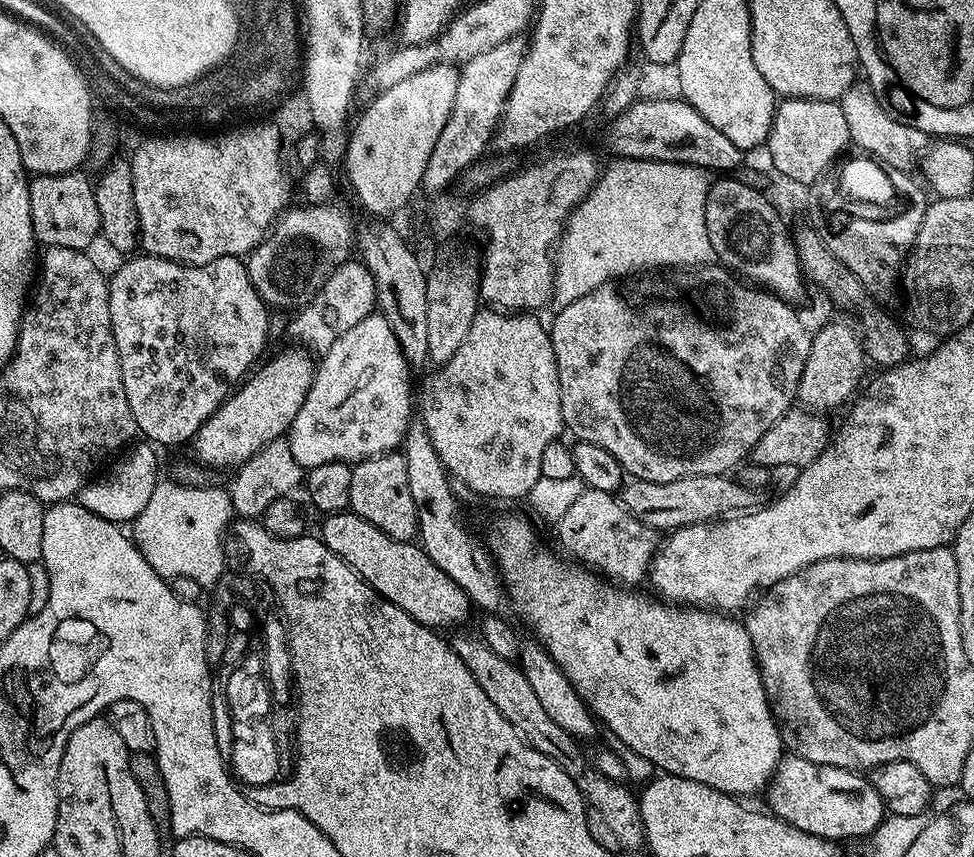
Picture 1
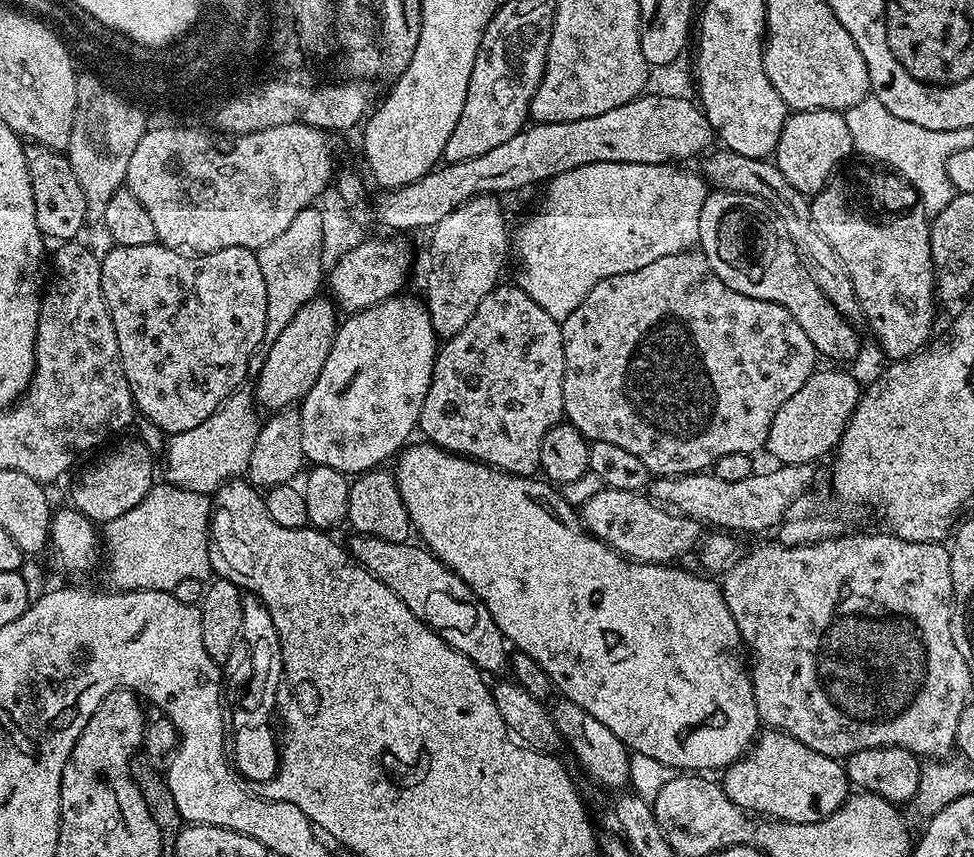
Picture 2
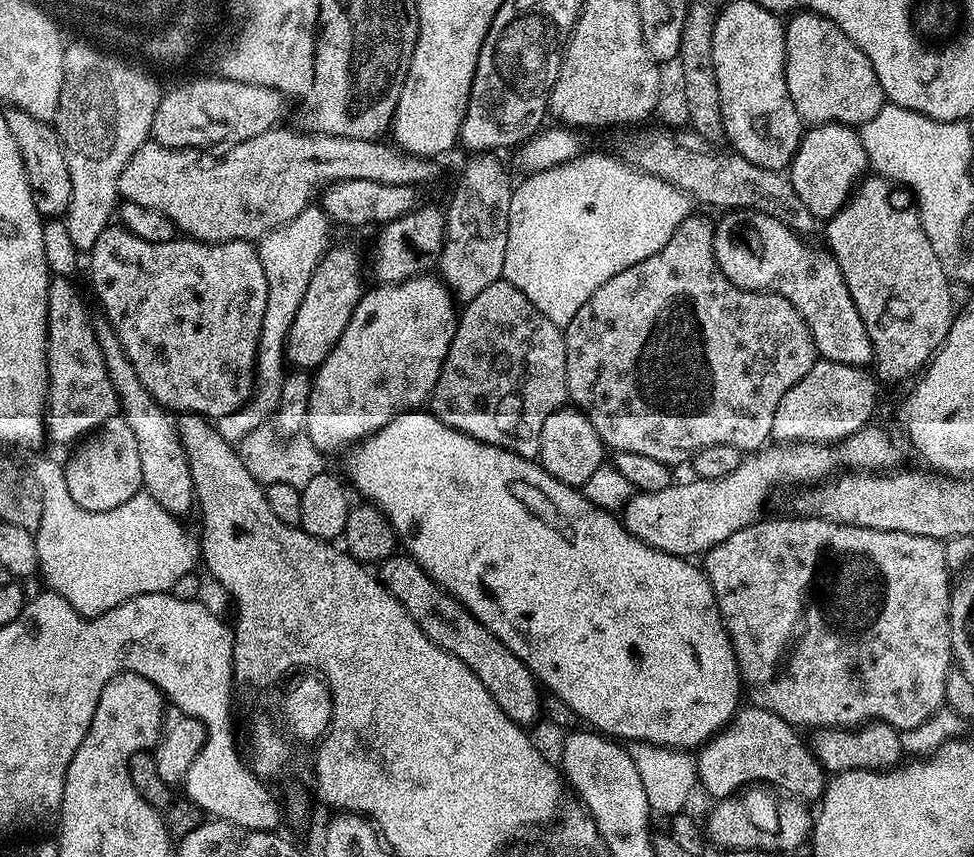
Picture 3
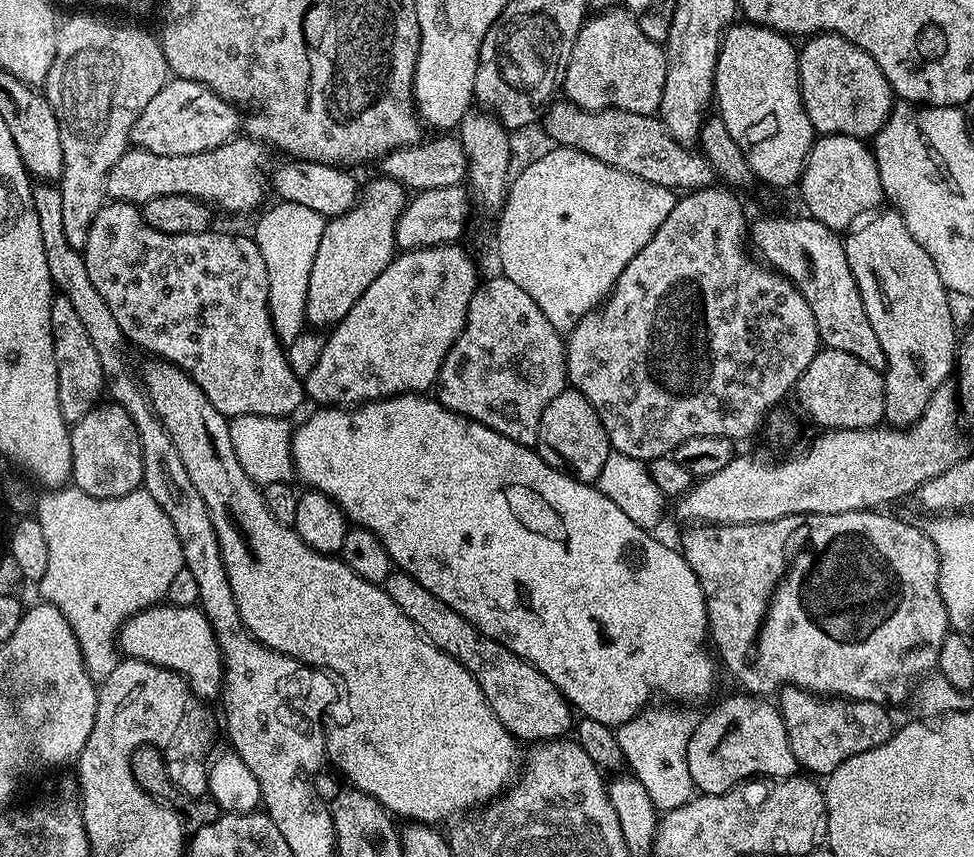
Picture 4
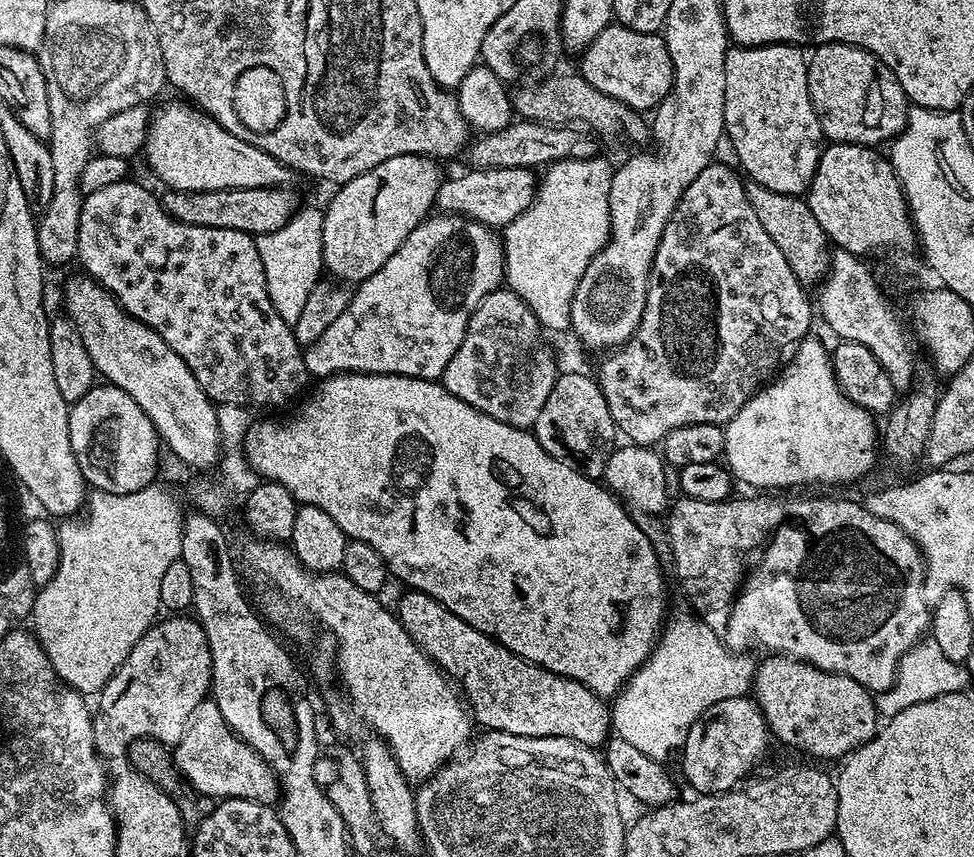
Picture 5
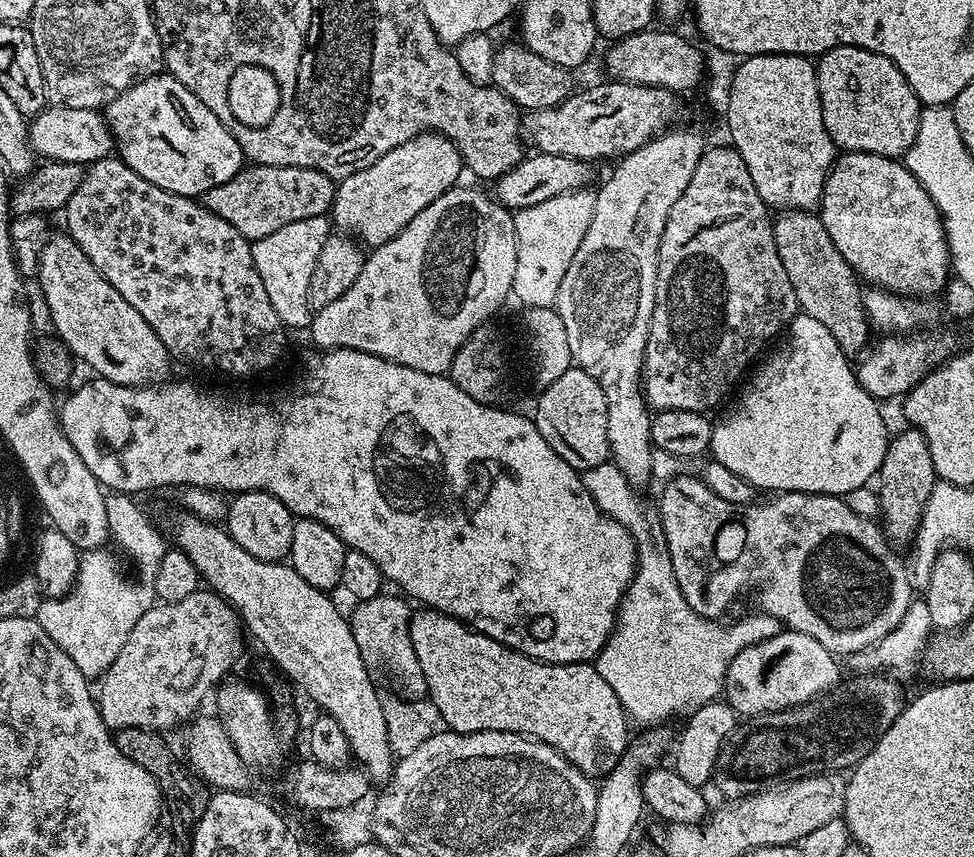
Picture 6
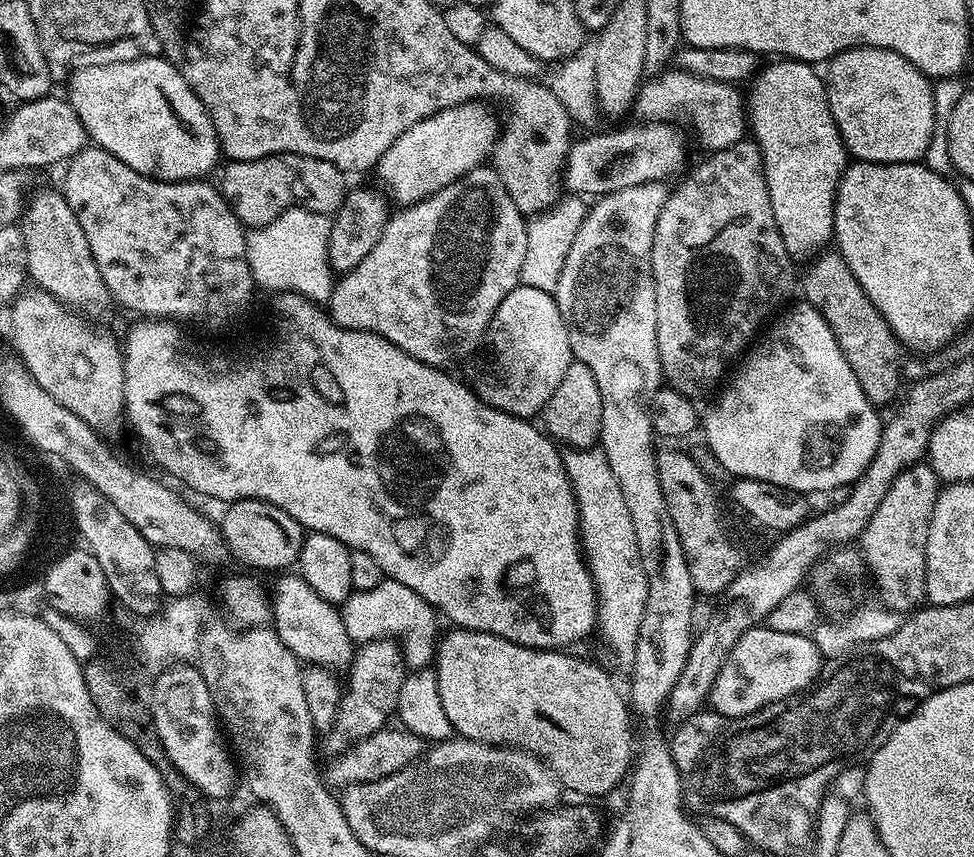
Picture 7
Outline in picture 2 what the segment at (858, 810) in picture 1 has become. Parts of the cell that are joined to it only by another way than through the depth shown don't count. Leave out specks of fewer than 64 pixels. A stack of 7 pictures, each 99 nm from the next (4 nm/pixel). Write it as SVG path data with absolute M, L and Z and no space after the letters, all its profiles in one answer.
M775 730L761 731L752 747L739 760L723 769L722 776L724 776L722 787L730 802L734 802L749 813L763 814L773 820L782 820L785 824L822 822L830 814L837 812L850 795L848 774L845 765L839 759L818 754L818 750L810 750L810 746L802 746L798 738Z

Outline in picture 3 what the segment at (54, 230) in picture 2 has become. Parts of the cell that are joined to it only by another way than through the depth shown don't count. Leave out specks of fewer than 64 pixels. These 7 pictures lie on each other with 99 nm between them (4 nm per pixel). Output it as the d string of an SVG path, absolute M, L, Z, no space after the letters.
M9 107L3 115L10 130L10 138L14 138L20 151L28 184L32 188L34 206L40 211L41 217L63 217L70 206L70 170L64 157L60 135L49 121L34 118L34 114L26 114L26 110Z

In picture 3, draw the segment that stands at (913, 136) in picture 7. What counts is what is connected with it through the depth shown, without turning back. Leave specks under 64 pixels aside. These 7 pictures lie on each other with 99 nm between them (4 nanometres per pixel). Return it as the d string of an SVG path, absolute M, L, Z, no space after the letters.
M800 10L787 21L784 29L786 42L786 90L790 90L790 98L794 102L794 110L798 110L801 121L805 125L846 124L859 126L870 122L878 110L882 110L886 97L878 78L874 74L874 66L870 66L870 58L834 26L825 16L816 12Z

